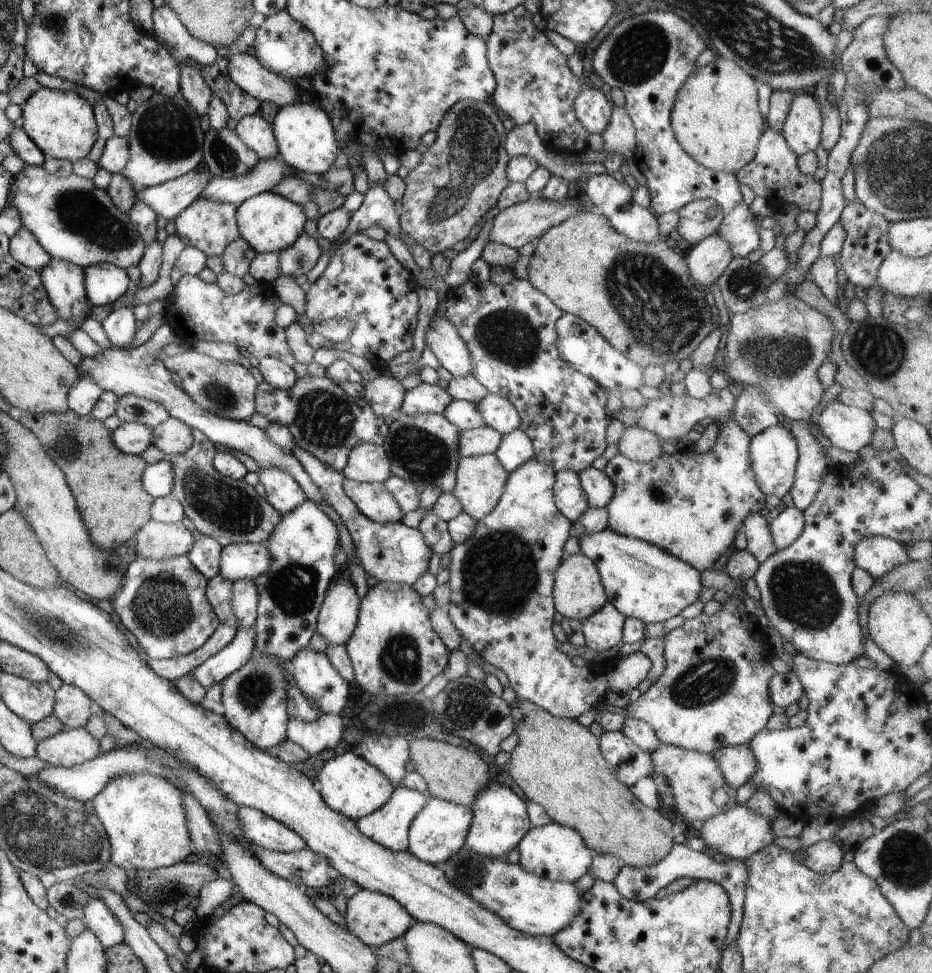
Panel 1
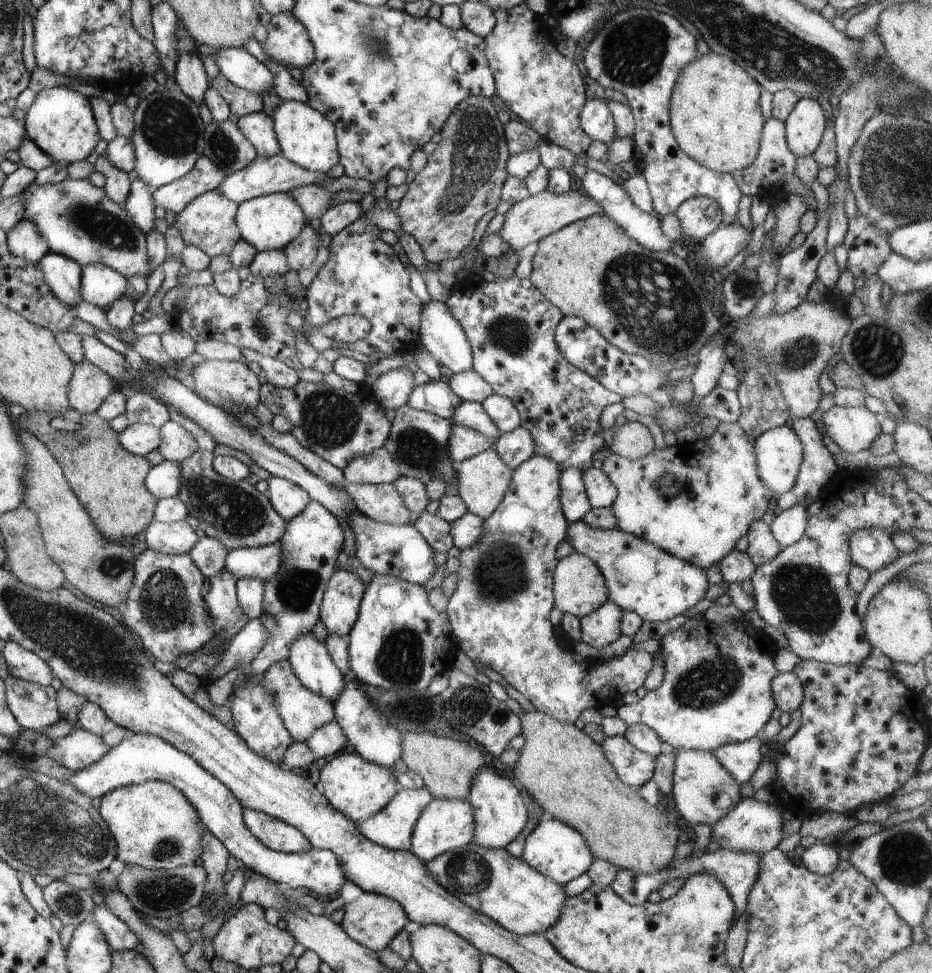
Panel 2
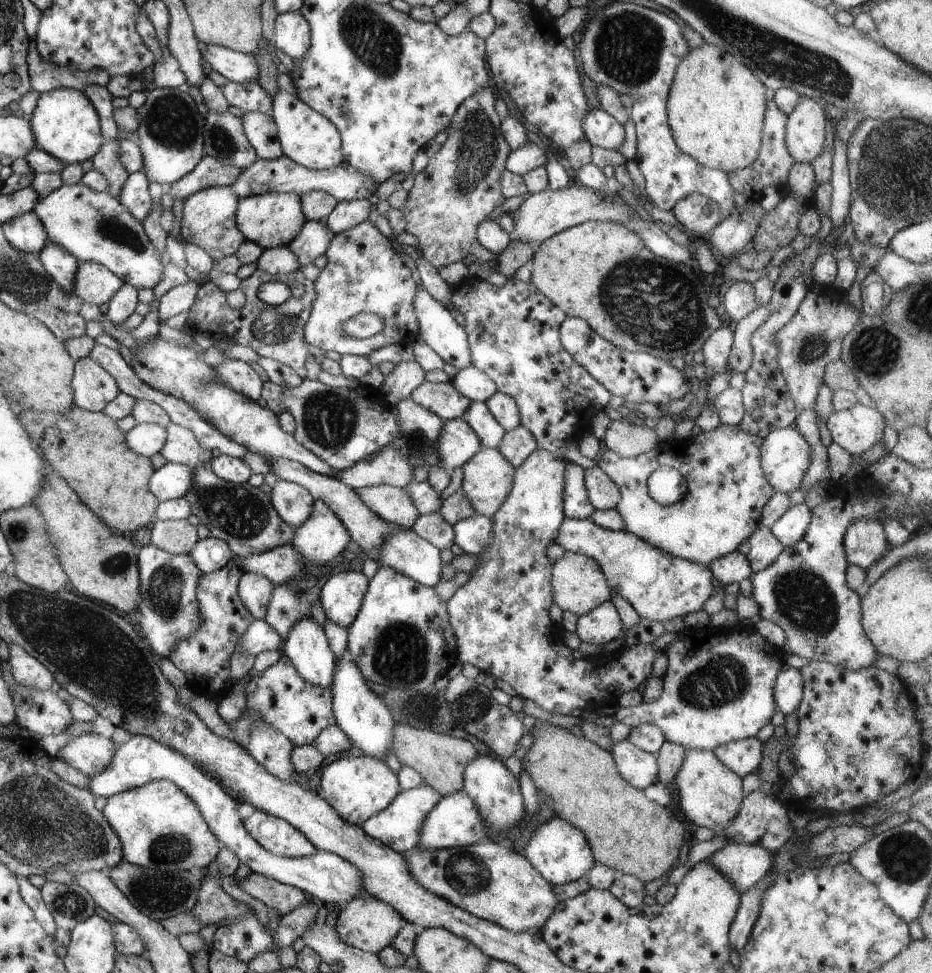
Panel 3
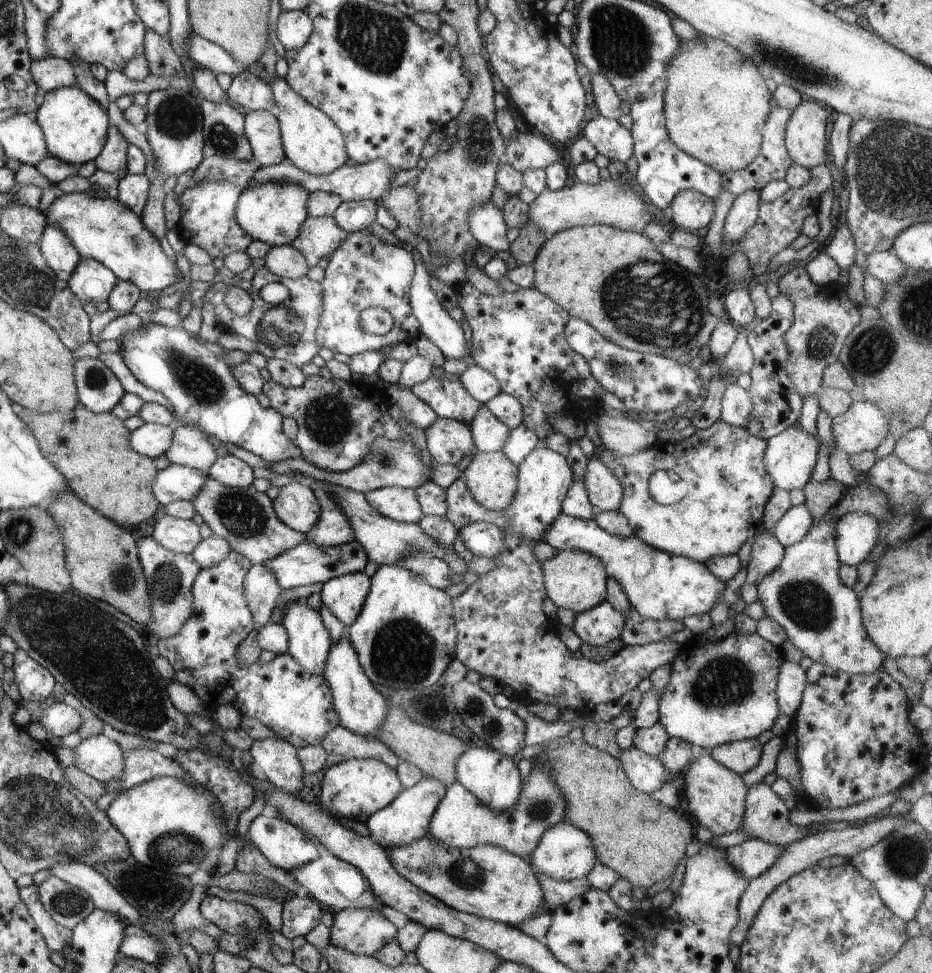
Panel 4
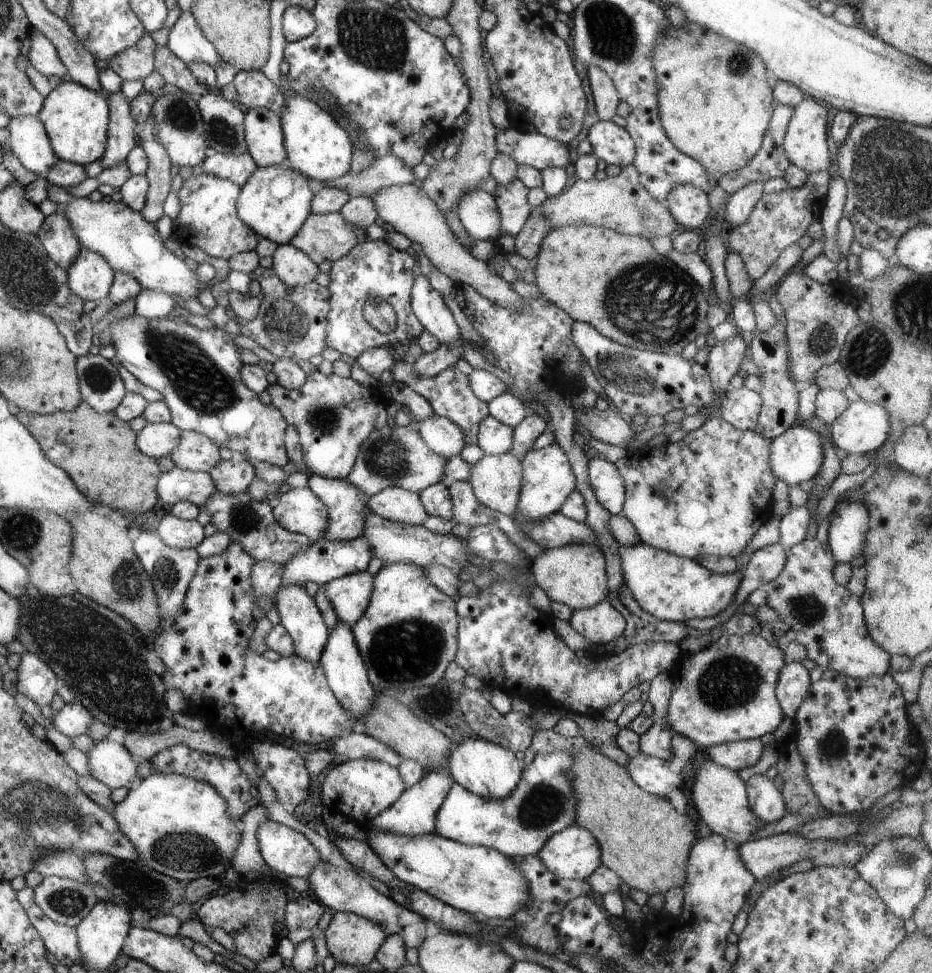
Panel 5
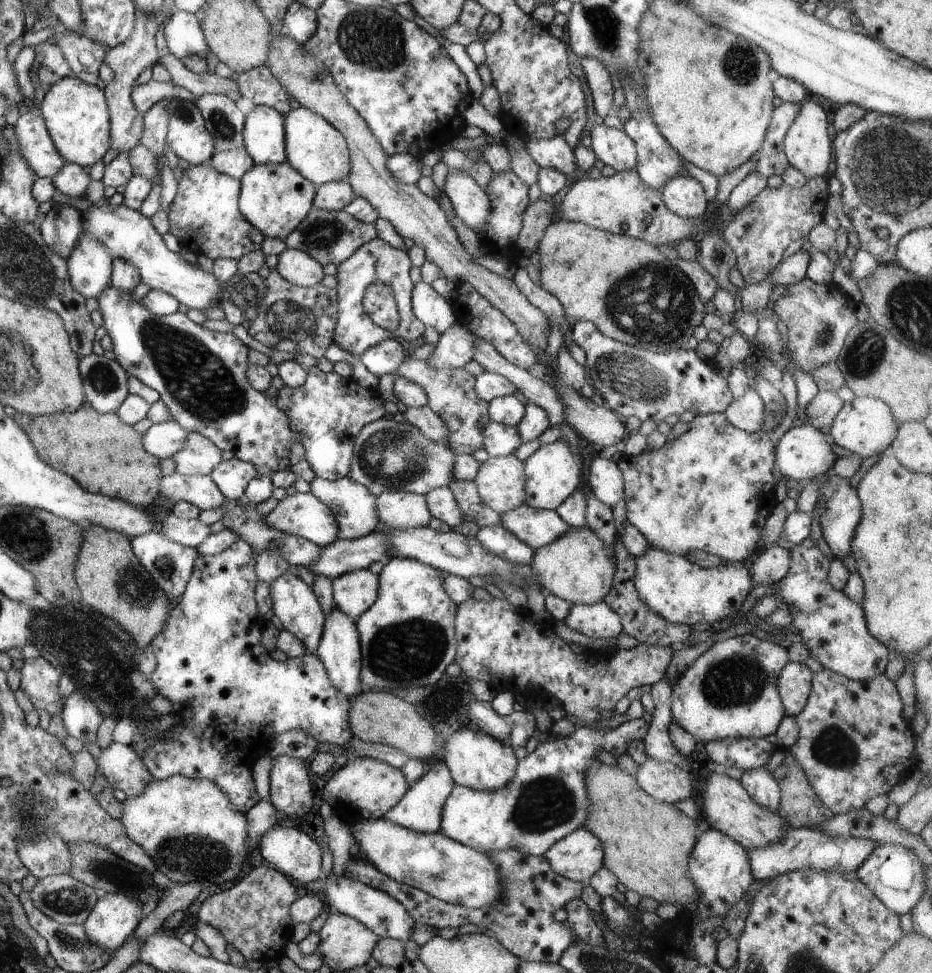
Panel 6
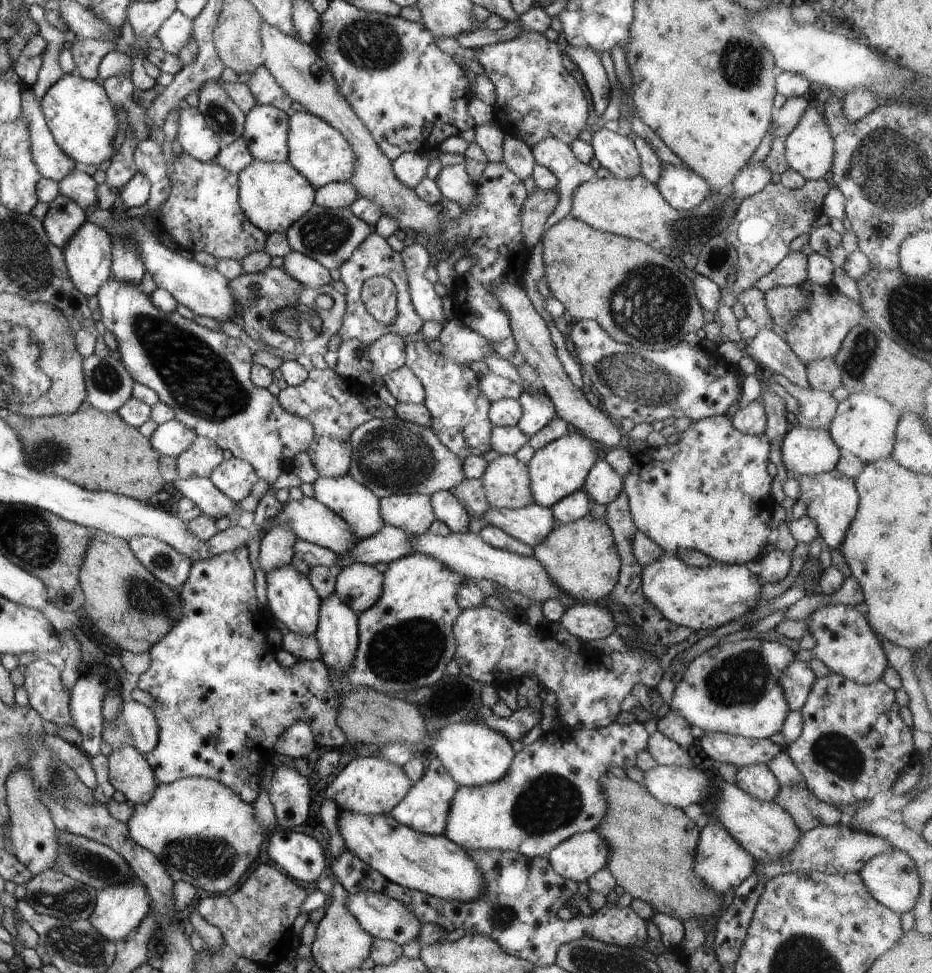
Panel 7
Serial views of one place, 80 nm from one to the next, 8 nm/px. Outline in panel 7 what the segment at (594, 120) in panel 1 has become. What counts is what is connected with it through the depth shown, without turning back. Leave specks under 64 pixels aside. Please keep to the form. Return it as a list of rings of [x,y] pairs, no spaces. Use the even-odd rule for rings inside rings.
[[[606,128],[592,134],[590,145],[593,158],[617,178],[632,178],[640,175],[640,158],[630,136],[621,136]]]

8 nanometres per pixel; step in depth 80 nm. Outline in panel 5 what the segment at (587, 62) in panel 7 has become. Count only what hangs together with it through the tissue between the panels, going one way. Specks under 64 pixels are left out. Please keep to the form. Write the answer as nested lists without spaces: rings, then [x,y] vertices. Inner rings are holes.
[[[594,66],[588,67],[588,82],[600,120],[611,121],[621,102],[614,82],[602,70]]]

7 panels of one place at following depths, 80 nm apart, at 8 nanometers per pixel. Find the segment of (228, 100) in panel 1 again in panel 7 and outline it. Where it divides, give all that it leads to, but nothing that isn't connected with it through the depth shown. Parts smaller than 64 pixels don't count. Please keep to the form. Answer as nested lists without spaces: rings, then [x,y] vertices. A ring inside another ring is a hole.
[[[263,65],[250,76],[242,77],[242,81],[250,88],[257,104],[271,105],[283,112],[291,108],[293,101]]]

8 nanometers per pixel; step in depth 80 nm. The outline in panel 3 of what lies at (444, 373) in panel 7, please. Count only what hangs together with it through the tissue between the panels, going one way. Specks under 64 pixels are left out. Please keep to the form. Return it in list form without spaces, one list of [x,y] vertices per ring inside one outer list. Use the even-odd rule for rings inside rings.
[[[425,381],[411,393],[411,398],[422,408],[430,410],[444,421],[460,419],[472,401],[453,388],[450,381],[434,384]]]

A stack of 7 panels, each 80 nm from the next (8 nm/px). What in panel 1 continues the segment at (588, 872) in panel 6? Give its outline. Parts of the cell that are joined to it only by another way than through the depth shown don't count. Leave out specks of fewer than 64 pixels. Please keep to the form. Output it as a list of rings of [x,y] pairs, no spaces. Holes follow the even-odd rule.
[[[555,821],[526,832],[517,847],[520,854],[519,864],[526,872],[532,872],[535,876],[542,876],[552,881],[572,883],[576,883],[582,876],[588,874],[595,854],[585,846],[578,832]]]

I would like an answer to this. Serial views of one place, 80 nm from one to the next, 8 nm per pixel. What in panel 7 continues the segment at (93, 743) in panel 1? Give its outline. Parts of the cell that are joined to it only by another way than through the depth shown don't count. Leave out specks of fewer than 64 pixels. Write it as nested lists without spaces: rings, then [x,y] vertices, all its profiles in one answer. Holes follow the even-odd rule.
[[[136,747],[113,750],[108,759],[109,781],[134,805],[151,800],[159,783],[148,761]]]

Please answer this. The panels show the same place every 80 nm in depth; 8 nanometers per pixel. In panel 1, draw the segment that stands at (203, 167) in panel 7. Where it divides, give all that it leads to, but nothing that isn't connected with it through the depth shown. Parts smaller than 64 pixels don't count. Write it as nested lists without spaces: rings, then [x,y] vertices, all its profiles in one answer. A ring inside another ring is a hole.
[[[198,198],[190,204],[176,219],[176,233],[185,246],[198,248],[207,257],[222,255],[224,248],[240,237],[237,226],[238,206],[230,203],[212,202],[206,198]]]

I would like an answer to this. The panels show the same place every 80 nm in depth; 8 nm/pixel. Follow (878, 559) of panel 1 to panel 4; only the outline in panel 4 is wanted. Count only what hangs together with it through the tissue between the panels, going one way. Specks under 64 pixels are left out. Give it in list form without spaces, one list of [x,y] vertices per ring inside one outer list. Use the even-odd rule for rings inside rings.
[[[850,512],[836,524],[836,550],[842,565],[858,566],[880,542],[880,524],[870,514]]]

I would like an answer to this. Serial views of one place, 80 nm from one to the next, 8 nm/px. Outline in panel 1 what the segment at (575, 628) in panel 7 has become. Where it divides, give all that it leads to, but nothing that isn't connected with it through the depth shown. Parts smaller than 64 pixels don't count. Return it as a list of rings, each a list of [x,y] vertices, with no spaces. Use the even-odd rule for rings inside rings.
[[[607,602],[598,612],[582,621],[585,646],[596,652],[609,650],[623,640],[625,617]]]

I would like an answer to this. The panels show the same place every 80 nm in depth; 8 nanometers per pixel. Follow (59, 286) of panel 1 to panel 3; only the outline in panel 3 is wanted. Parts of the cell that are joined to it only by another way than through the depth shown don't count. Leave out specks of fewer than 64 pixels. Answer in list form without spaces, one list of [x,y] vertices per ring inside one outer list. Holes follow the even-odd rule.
[[[48,240],[46,248],[39,253],[41,264],[45,266],[50,278],[68,294],[74,292],[74,284],[77,282],[77,272],[80,270],[80,262],[72,256],[68,250],[64,250],[60,244]]]

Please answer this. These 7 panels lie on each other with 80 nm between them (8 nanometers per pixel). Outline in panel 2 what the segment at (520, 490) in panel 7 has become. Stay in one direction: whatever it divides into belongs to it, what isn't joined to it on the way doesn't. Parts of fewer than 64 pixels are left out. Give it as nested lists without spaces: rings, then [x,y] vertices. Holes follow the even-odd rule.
[[[487,449],[470,459],[454,463],[453,468],[458,476],[458,496],[466,504],[468,513],[476,514],[476,516],[486,520],[502,502],[504,494],[510,487],[513,471],[502,462],[494,449]]]

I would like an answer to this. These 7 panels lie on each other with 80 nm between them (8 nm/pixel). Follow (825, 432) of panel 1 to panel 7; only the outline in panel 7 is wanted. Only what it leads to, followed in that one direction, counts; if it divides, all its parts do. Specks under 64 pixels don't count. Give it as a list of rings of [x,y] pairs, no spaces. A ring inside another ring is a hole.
[[[850,393],[838,403],[827,431],[843,453],[854,455],[867,465],[892,456],[899,417],[900,412],[882,397],[872,393]]]

